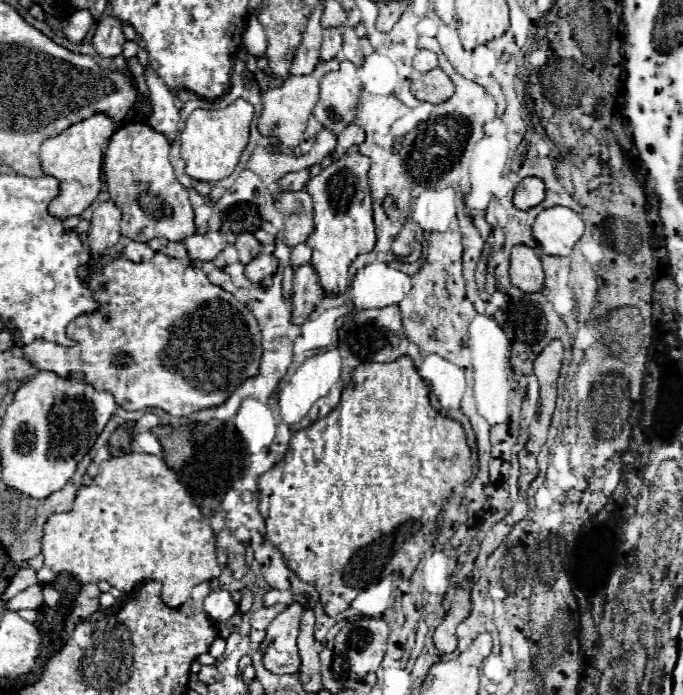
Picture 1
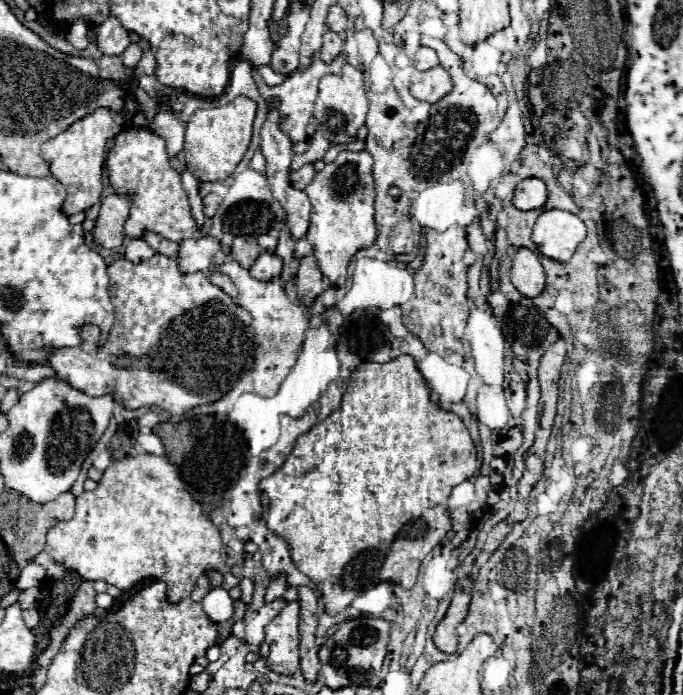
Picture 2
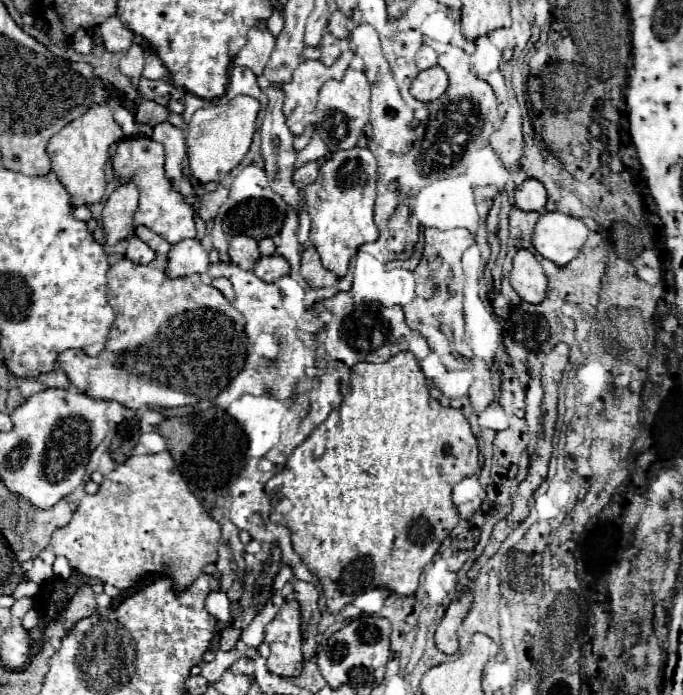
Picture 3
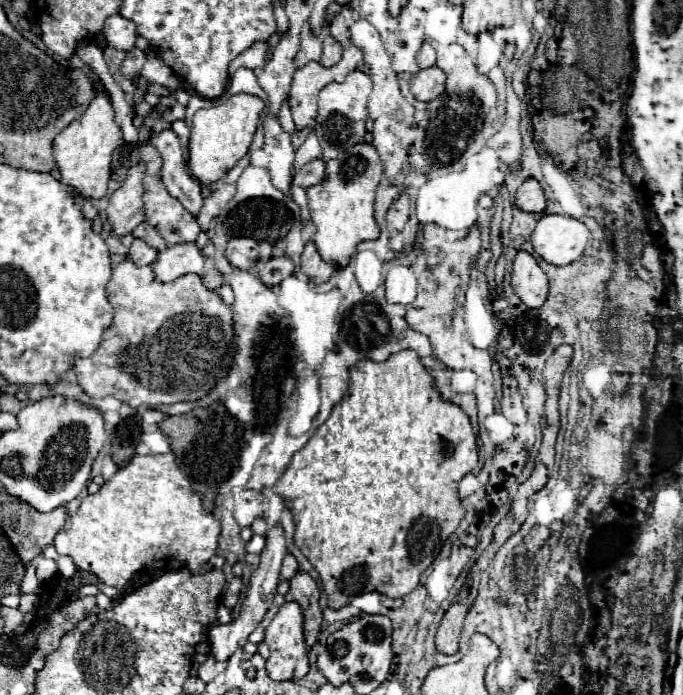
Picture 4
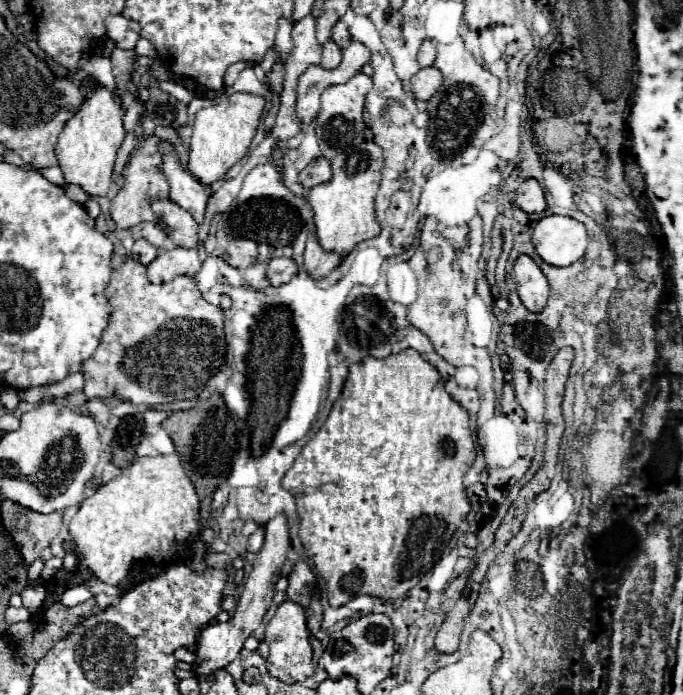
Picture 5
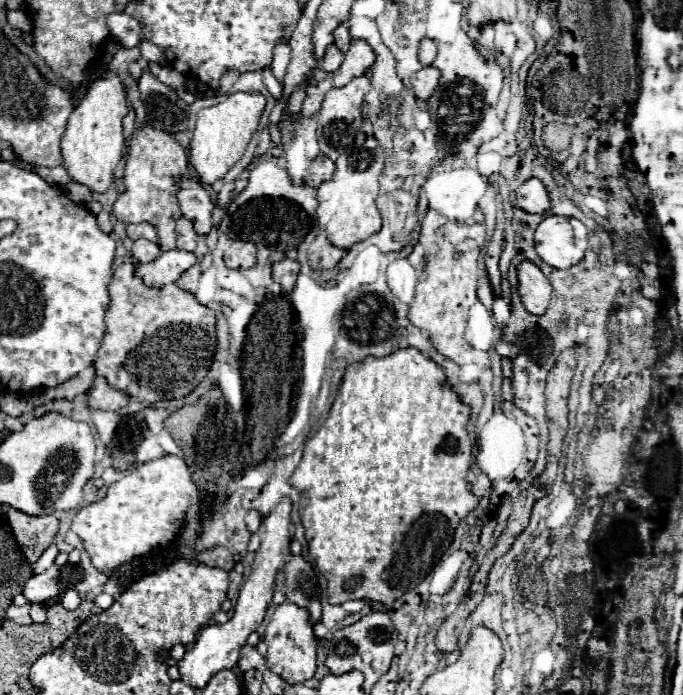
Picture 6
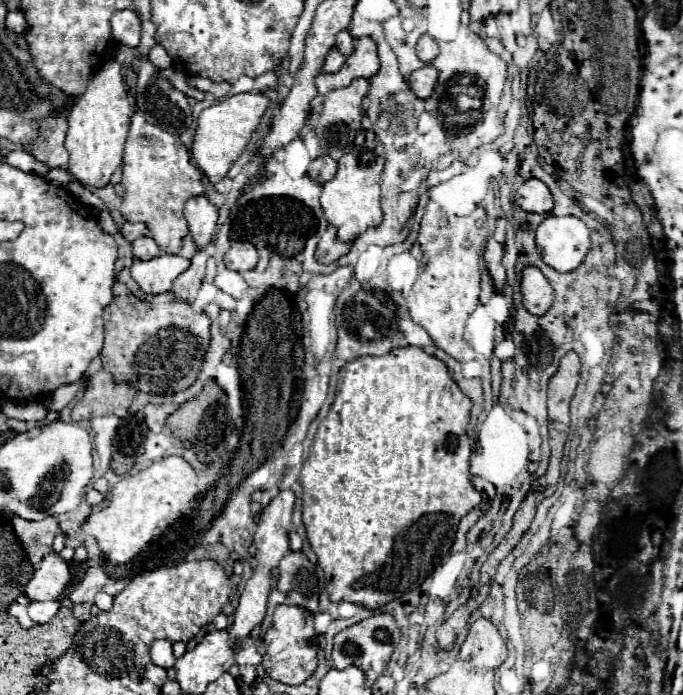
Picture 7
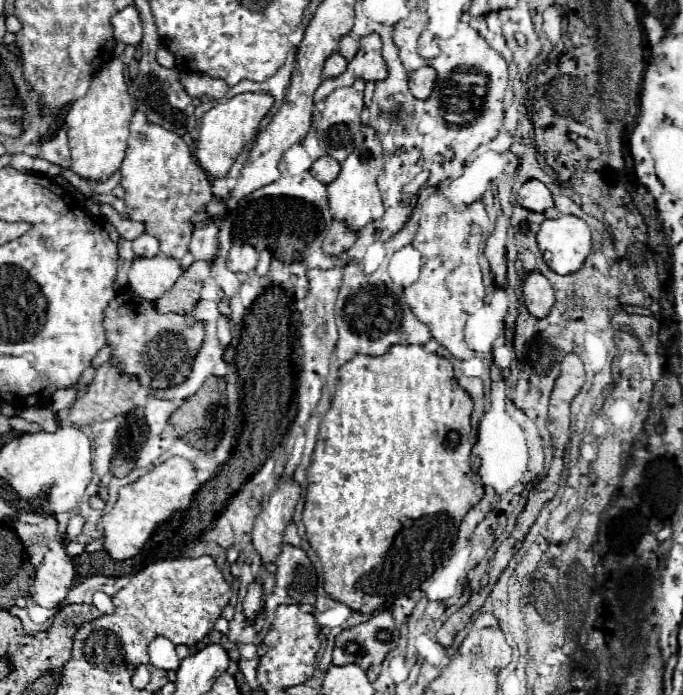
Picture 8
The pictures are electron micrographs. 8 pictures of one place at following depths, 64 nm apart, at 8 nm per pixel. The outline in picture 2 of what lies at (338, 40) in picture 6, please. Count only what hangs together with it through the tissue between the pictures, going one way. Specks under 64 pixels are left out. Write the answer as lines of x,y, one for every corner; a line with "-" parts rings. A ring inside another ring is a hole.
338,4
330,6
328,16
326,16
326,26
328,26
330,30
338,32
338,34
342,34
342,32
348,28
348,18
346,18
346,12
344,12

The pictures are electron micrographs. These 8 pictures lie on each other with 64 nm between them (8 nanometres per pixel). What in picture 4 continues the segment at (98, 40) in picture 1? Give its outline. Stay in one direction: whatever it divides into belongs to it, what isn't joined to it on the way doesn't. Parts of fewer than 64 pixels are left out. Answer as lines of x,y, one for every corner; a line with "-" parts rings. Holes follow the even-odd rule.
120,14
110,16
104,22
102,34
104,34
108,46
112,46
116,50
128,52
128,50
134,48
134,42
136,42
136,26
132,26
132,22
128,22
126,18
122,18

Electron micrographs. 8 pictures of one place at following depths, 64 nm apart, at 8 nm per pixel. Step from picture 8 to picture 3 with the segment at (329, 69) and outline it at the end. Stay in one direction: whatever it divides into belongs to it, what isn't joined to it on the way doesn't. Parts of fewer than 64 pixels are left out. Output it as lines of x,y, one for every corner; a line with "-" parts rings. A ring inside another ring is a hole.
324,34
322,42
320,42
320,62
324,62
326,66
332,66
332,62
342,54
342,42
334,36
334,34

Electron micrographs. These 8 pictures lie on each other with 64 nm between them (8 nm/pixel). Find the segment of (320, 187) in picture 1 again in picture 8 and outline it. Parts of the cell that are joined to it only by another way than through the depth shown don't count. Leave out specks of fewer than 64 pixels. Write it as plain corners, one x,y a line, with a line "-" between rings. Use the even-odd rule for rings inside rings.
362,126
362,132
366,136
362,148
356,148
344,162
340,162
338,178
326,186
326,192
328,192
326,202
332,212
332,218
342,220
348,226
348,230
352,230
352,232
362,230
368,222
374,222
374,220
382,218
382,214
384,214
380,190
376,186
376,178
384,166
382,144
370,126

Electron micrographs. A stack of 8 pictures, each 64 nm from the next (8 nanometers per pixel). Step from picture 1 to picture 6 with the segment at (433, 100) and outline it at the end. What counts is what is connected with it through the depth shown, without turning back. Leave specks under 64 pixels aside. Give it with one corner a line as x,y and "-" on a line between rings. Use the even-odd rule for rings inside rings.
424,66
416,74
412,74
410,84
412,84
412,90
414,90
416,98
428,100
436,90
438,80
440,80
440,70
434,68
434,66

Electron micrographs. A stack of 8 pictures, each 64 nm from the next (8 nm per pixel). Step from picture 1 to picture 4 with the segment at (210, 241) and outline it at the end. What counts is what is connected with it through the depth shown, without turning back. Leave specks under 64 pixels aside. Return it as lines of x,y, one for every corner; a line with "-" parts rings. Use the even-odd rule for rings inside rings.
194,242
174,244
160,252
154,262
154,274
160,282
172,282
184,274
202,274
204,272
204,256

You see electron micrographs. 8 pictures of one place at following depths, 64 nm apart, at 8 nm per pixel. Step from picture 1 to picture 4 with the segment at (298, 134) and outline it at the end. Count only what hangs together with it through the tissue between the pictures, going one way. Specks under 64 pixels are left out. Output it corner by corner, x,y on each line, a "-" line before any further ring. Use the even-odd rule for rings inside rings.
348,46
342,54
342,60
330,68
322,66
320,62
308,62
294,72
294,82
288,92
290,112
296,124
296,130
312,126
314,114
318,110
318,92
328,82
342,82
348,72
356,70
356,62
362,60
360,50
356,46

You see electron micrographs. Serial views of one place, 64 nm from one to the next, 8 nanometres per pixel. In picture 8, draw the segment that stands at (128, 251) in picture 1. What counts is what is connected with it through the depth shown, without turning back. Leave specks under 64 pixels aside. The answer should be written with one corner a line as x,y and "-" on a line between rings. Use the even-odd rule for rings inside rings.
150,234
138,236
138,238
132,242
132,246
134,246
134,254
136,254
136,256
142,256
142,258
152,258
152,256
158,254
158,240
152,238

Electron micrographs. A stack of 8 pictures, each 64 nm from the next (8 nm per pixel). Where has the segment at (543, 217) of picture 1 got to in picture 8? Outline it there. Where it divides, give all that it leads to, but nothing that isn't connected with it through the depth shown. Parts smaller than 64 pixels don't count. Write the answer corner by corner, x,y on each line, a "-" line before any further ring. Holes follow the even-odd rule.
576,216
546,218
538,230
536,242
544,262
558,274
576,272
592,250
590,228

